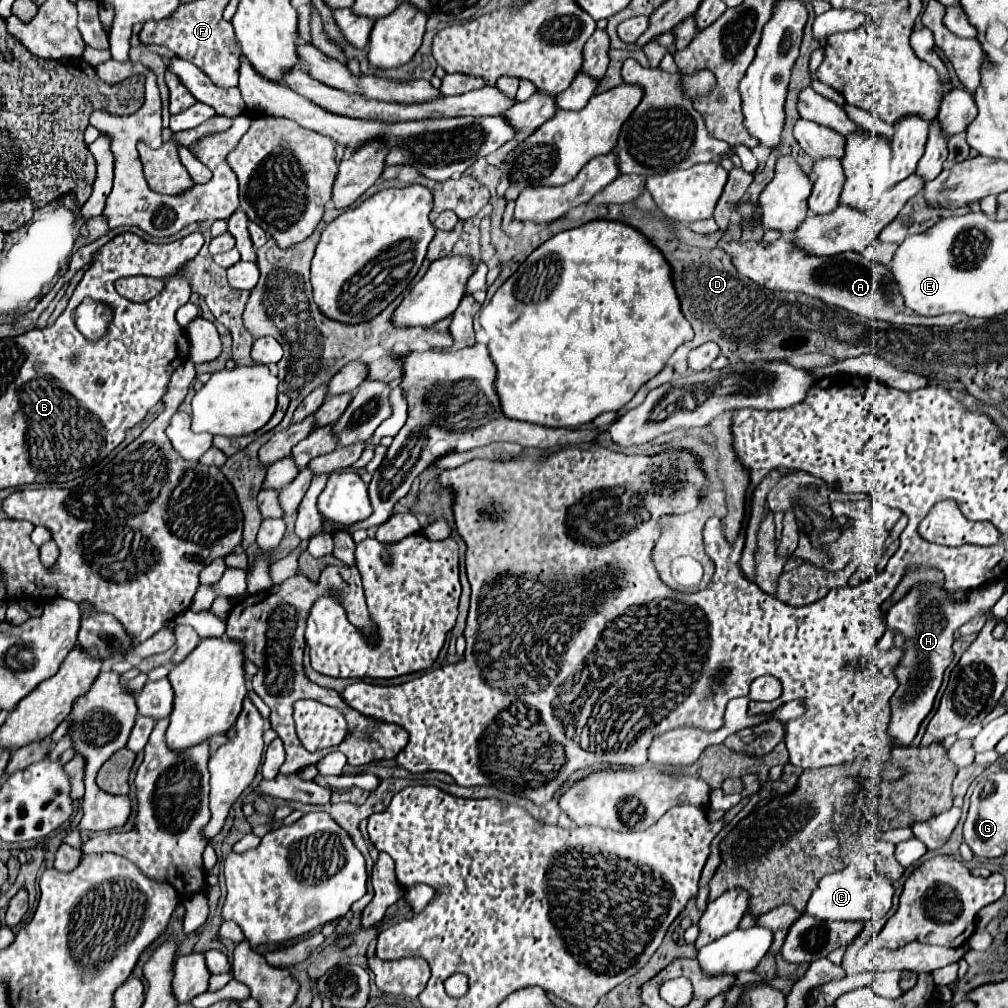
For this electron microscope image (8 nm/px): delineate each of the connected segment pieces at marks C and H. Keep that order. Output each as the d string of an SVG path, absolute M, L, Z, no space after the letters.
M841 870L835 874L827 874L819 880L819 886L811 894L805 912L819 920L843 920L843 922L863 920L865 922L865 920L883 918L891 908L891 898L893 898L893 884L887 878L883 876L861 878L851 870Z
M1005 580L987 582L981 588L973 588L965 592L963 600L947 598L947 590L939 584L925 582L913 586L891 610L887 612L889 629L901 632L905 636L905 650L899 666L895 666L895 676L899 680L899 688L891 698L891 722L889 722L889 738L895 746L909 746L915 738L919 724L931 712L935 694L941 686L941 678L945 668L953 660L953 634L955 630L975 616L985 616L995 620L991 614L993 604L1001 598L1005 590Z

